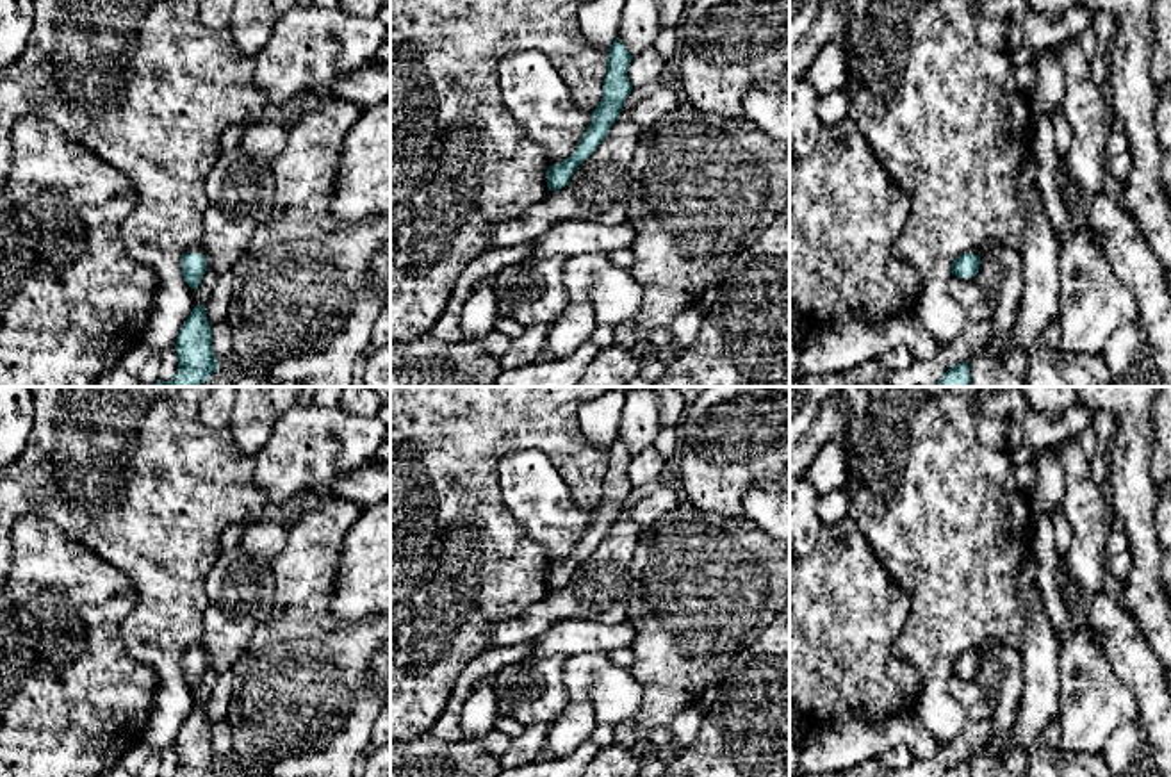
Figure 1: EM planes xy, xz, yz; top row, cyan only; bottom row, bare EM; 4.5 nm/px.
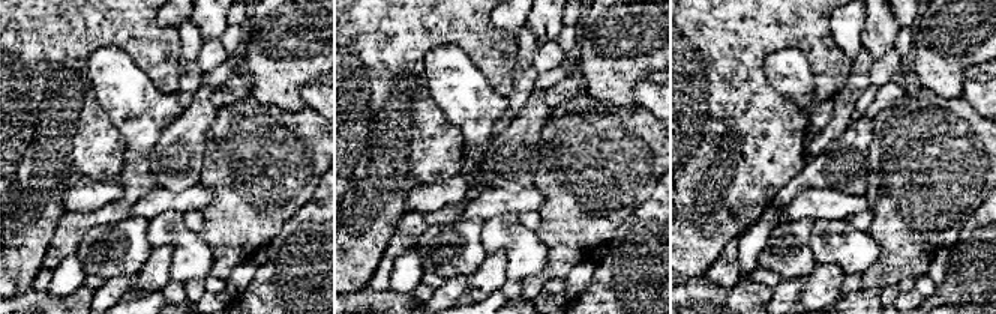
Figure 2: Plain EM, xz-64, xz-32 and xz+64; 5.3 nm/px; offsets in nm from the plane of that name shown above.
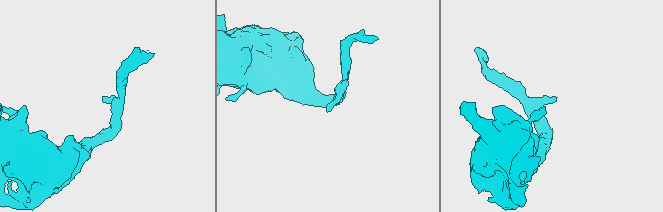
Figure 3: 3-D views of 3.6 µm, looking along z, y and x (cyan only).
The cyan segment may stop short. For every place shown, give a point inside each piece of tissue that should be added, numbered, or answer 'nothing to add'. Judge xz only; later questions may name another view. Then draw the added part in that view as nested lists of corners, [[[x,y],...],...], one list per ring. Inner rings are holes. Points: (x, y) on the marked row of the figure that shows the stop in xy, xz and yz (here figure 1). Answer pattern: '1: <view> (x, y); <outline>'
nothing to add

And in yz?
nothing to add

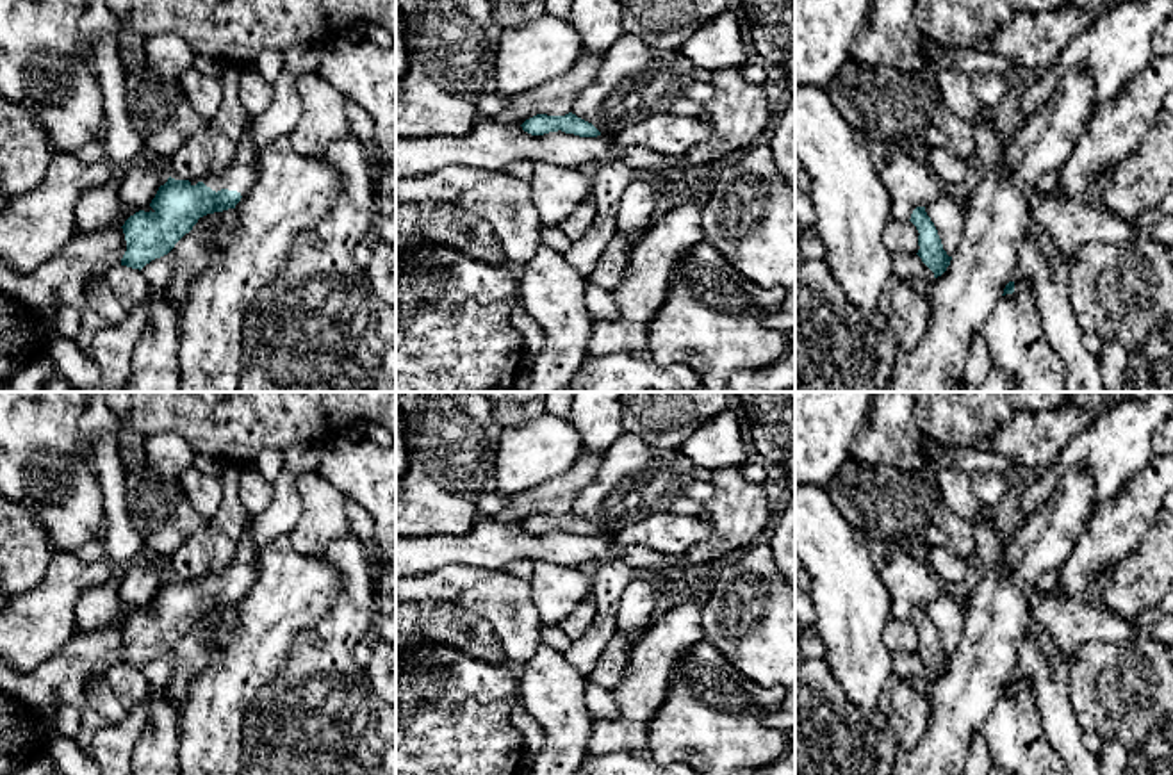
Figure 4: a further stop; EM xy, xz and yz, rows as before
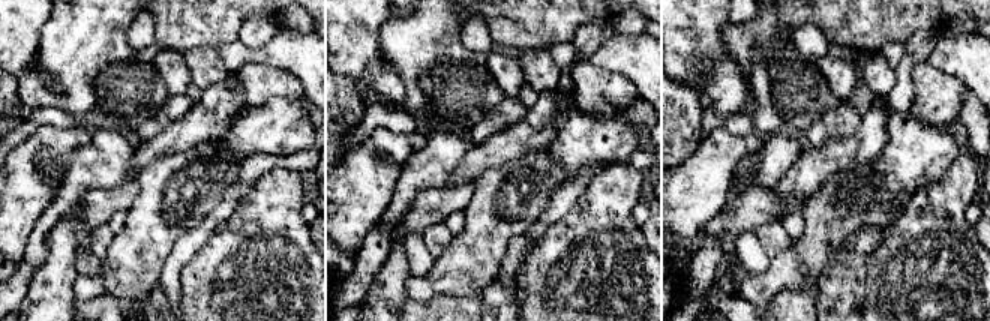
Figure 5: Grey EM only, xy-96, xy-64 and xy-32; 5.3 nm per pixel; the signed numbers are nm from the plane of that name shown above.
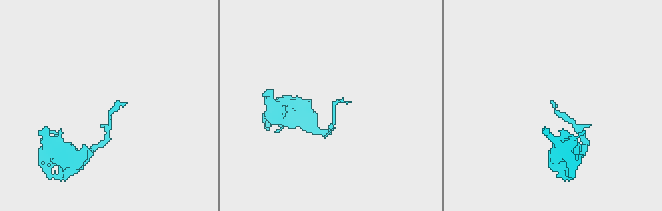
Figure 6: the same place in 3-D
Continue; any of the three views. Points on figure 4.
1: xy (241, 175); [[[248,130],[237,141],[235,159],[230,167],[221,173],[205,175],[196,180],[191,180],[191,185],[203,182],[216,192],[221,189],[228,189],[237,191],[241,196],[244,196],[257,180],[258,157],[260,151],[255,148],[253,135]]]

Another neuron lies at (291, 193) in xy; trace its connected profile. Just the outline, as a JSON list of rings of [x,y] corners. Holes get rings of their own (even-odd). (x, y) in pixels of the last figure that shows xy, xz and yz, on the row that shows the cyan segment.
[[[285,137],[260,150],[257,180],[234,208],[234,235],[221,253],[219,267],[201,274],[185,301],[180,317],[178,392],[239,392],[244,314],[260,289],[285,267],[298,237],[326,216],[339,192],[340,176],[324,157],[299,155]]]

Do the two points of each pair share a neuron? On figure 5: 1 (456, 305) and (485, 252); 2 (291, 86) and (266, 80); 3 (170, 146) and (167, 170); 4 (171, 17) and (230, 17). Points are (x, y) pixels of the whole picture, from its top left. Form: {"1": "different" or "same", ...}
{"1": "different", "2": "same", "3": "different", "4": "same"}

